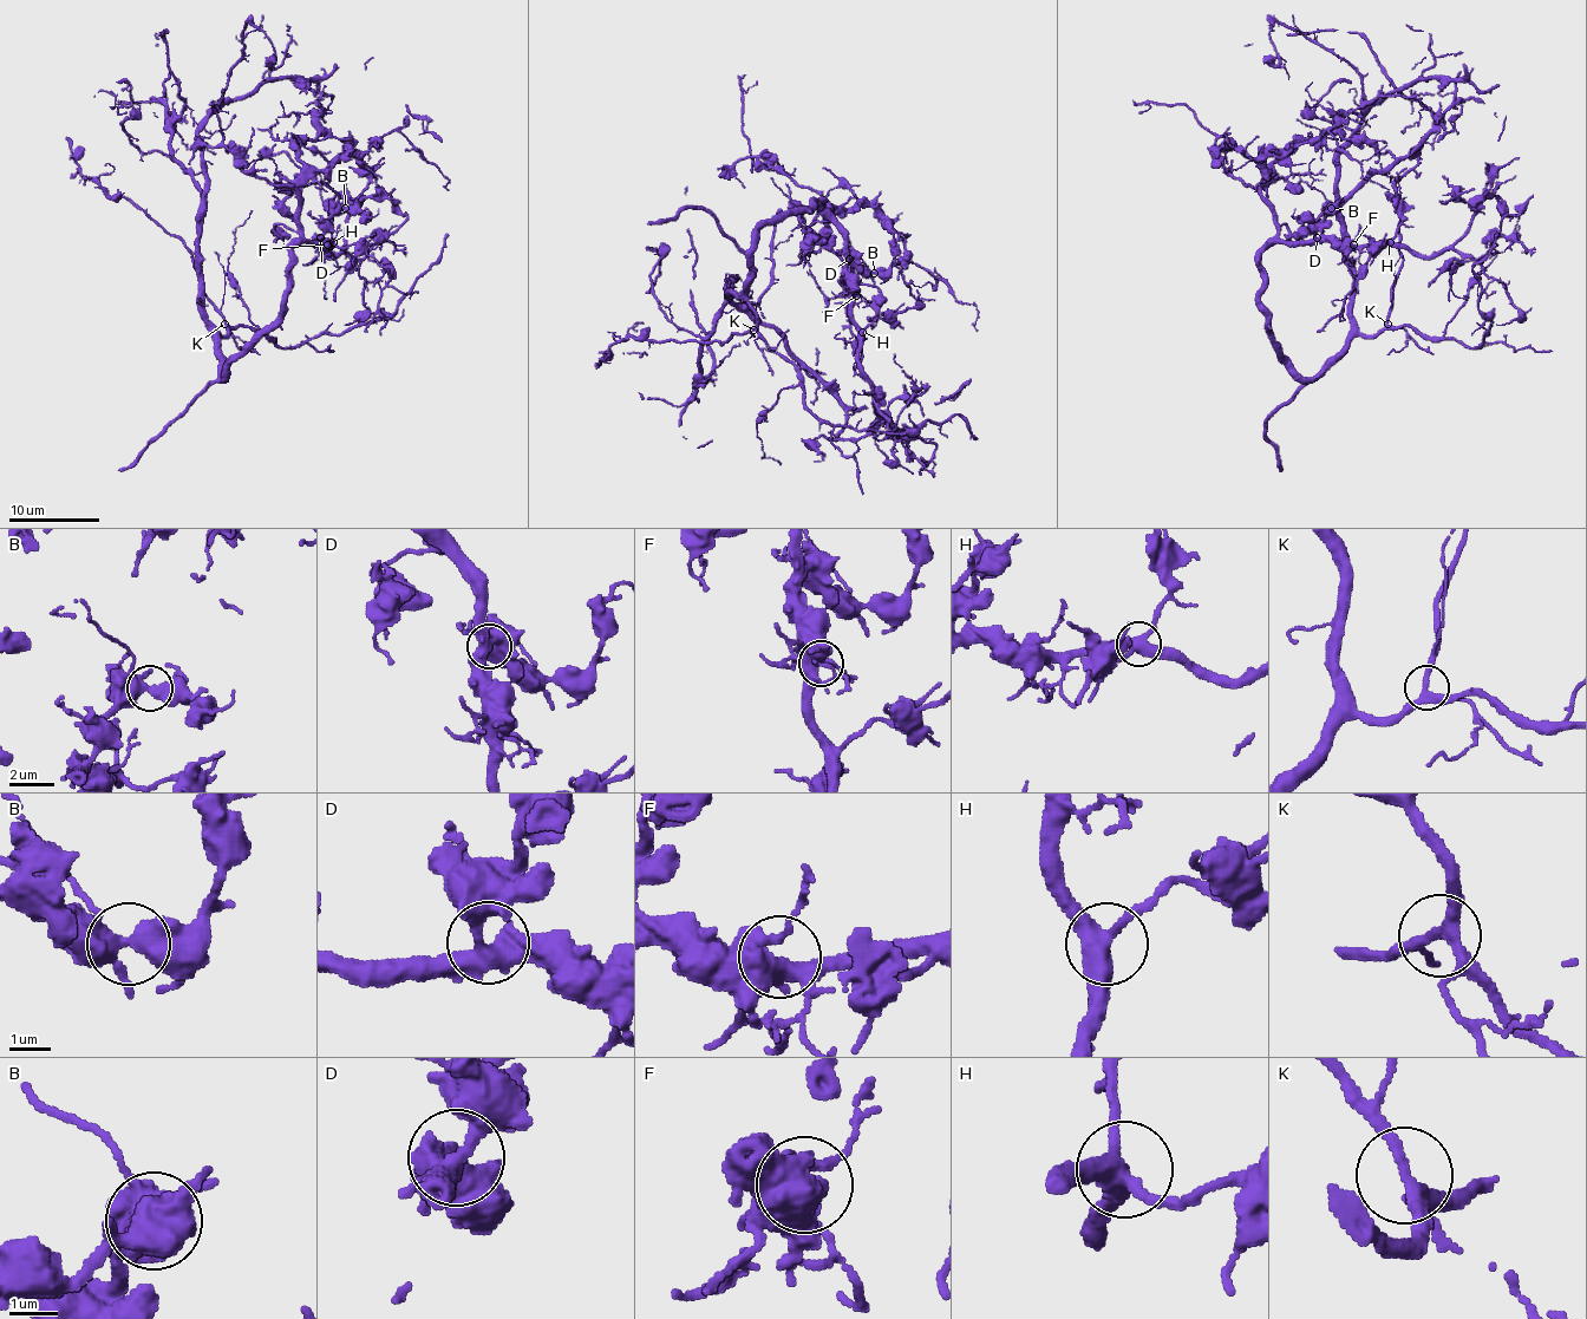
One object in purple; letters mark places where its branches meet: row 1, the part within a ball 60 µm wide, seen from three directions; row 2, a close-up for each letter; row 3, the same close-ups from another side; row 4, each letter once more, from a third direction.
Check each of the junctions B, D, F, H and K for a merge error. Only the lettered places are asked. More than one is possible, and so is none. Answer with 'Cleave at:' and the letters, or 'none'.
Cleave at: none

